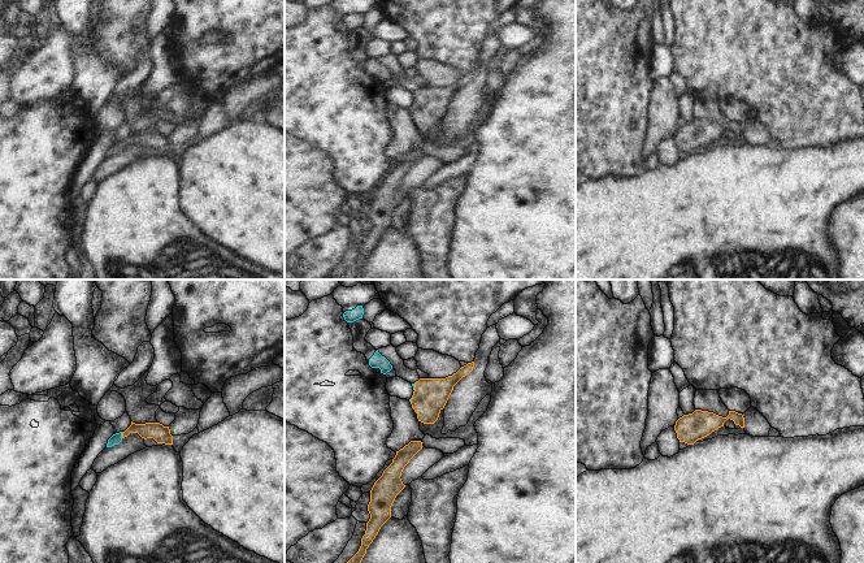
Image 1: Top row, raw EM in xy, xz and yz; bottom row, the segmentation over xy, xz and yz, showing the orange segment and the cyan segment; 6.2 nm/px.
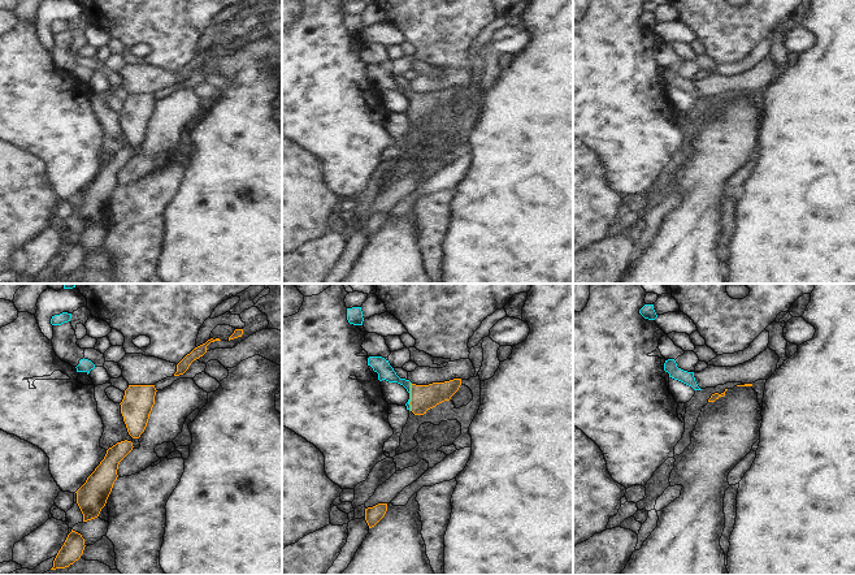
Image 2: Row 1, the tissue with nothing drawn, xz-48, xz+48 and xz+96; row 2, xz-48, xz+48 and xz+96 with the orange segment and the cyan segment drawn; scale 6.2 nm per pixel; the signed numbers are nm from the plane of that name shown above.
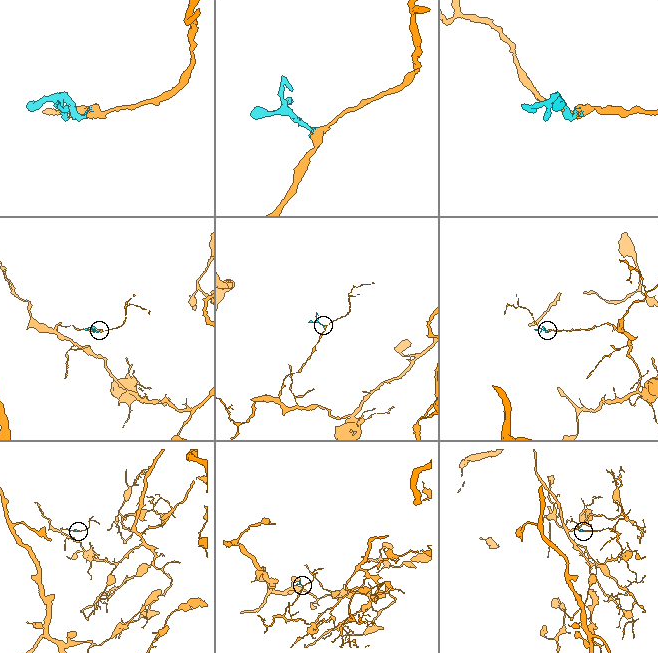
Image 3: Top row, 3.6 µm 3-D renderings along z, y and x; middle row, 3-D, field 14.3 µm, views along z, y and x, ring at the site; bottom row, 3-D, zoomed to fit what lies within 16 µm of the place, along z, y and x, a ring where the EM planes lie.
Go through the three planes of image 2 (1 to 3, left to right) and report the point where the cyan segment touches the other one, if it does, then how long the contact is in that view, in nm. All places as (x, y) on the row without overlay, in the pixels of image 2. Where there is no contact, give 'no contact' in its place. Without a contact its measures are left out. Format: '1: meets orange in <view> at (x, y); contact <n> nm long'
1: no contact
2: meets orange in xz+48 at (411, 106); contact 180 nm long
3: no contact

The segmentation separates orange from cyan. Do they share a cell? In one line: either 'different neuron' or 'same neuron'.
same neuron

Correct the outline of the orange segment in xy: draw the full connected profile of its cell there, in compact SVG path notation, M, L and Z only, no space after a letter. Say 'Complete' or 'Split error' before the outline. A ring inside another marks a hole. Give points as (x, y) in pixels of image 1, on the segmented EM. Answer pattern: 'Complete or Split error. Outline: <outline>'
Split error. Outline: M131 421L131 425L125 432L116 433L108 439L107 447L118 445L130 433L138 433L144 439L153 438L157 443L173 445L169 426L160 423L135 424Z

